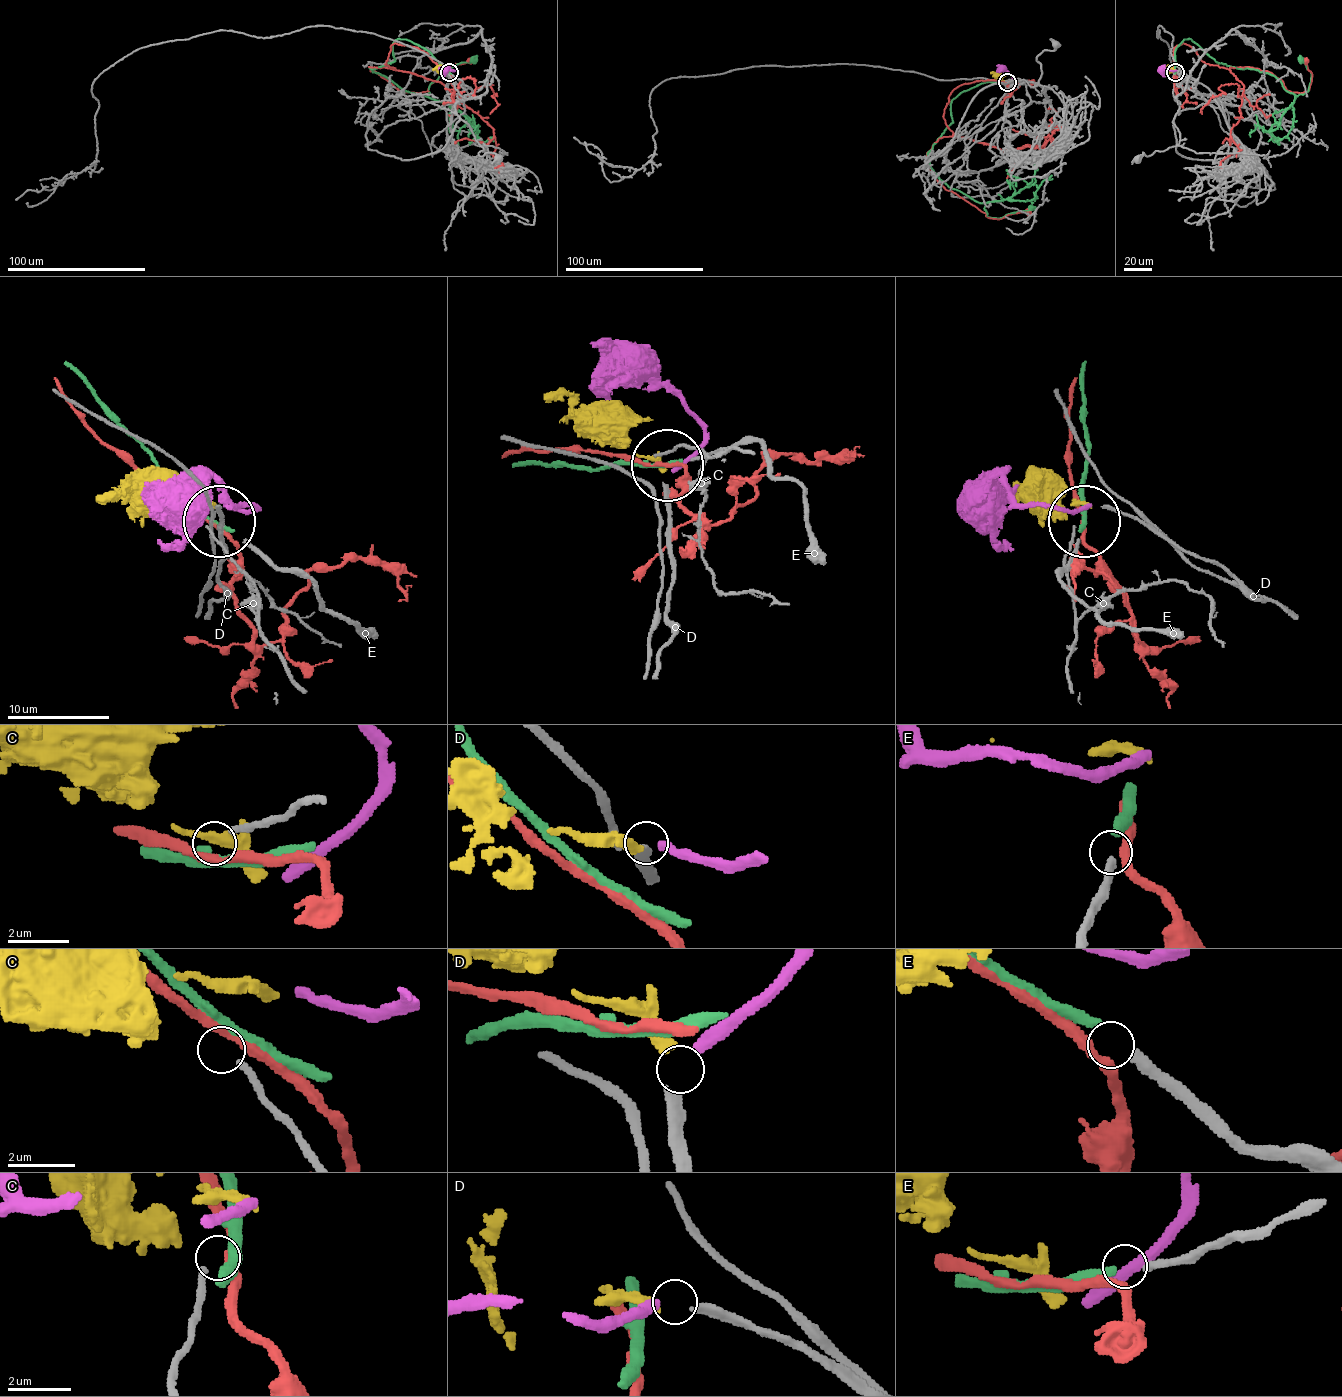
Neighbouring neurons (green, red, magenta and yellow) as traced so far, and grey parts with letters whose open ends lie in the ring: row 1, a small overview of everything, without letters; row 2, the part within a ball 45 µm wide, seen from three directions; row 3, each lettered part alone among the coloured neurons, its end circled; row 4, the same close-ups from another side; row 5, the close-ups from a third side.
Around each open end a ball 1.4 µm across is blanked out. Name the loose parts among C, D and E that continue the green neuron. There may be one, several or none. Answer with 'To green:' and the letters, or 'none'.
To green: E

